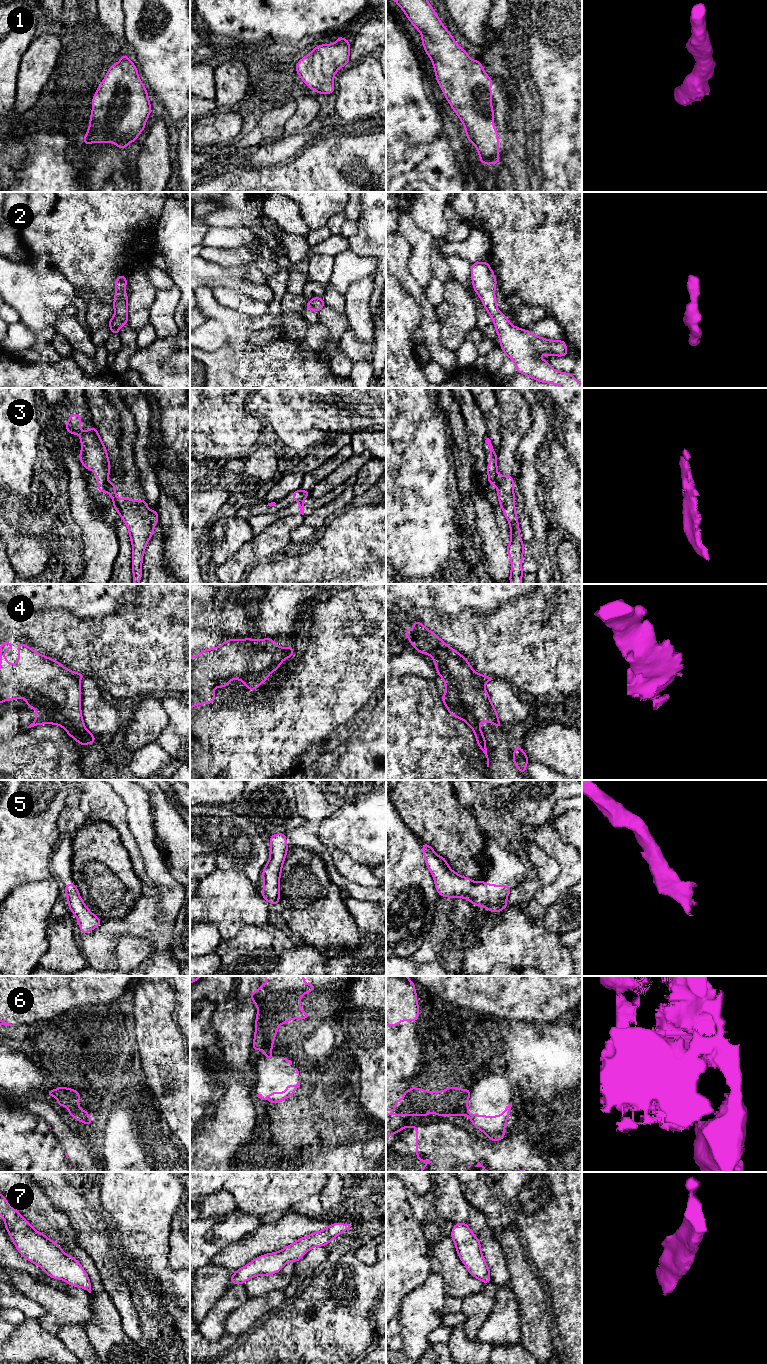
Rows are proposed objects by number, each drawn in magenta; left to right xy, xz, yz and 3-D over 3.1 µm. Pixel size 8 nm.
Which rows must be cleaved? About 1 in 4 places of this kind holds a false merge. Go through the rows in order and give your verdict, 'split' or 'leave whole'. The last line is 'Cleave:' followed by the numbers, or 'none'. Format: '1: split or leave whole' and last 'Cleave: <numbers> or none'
1: leave whole
2: leave whole
3: split
4: leave whole
5: leave whole
6: split
7: leave whole
Cleave: 3, 6

